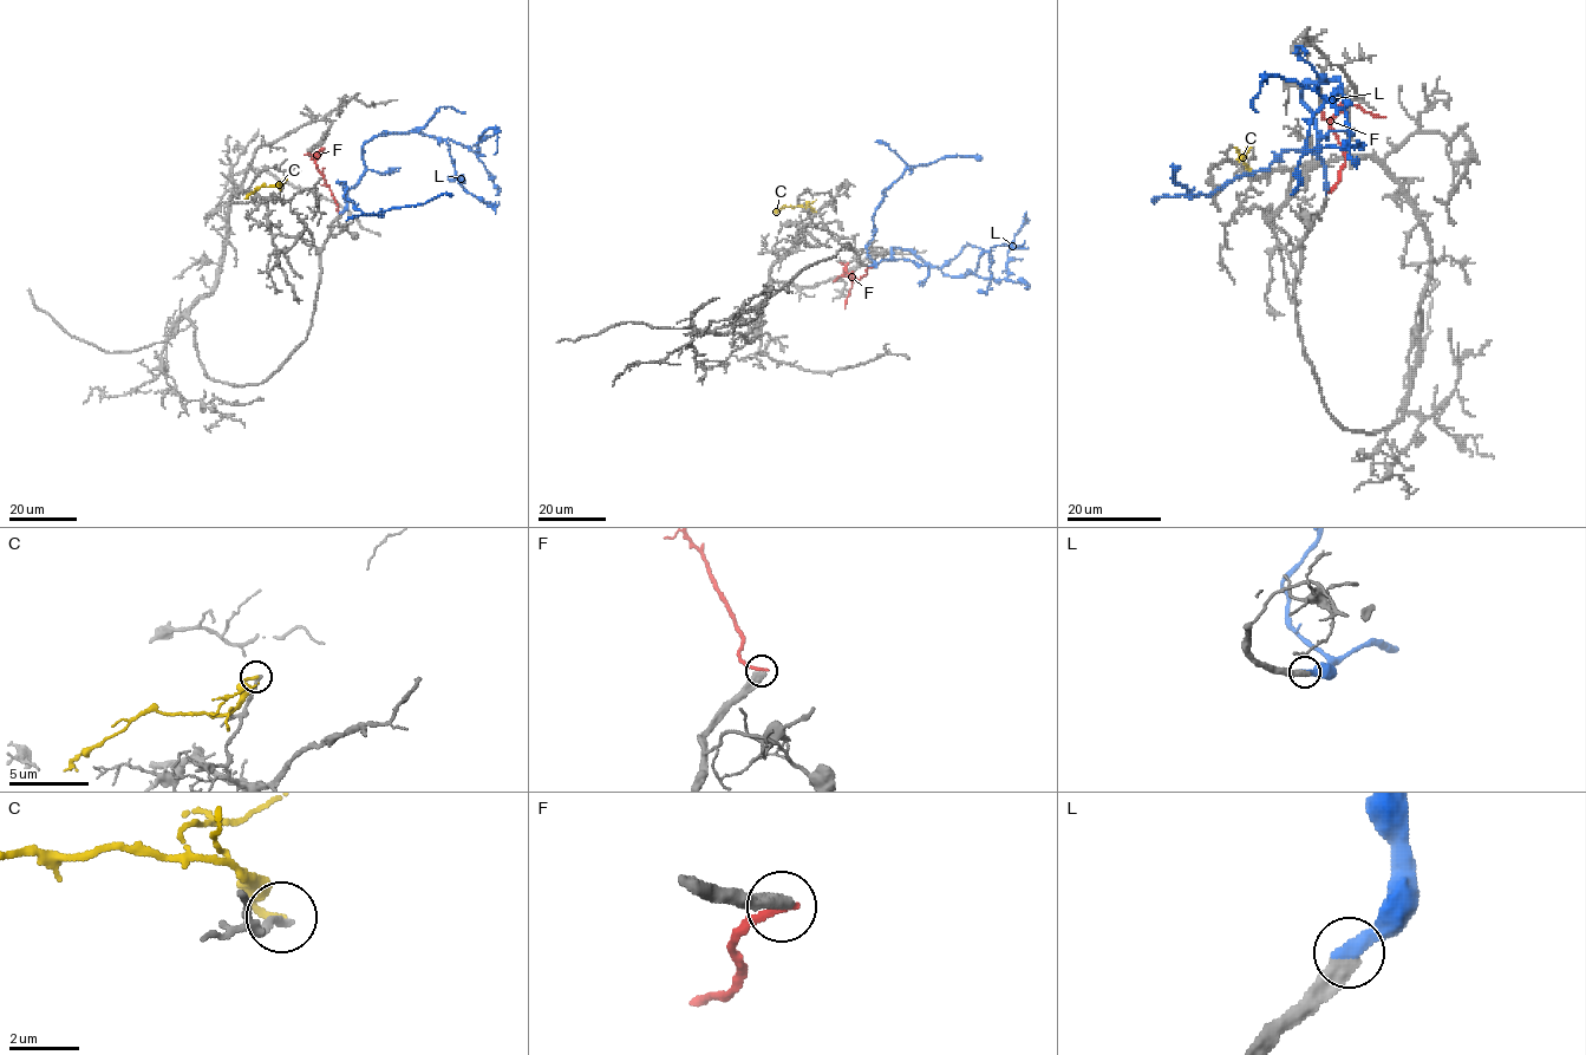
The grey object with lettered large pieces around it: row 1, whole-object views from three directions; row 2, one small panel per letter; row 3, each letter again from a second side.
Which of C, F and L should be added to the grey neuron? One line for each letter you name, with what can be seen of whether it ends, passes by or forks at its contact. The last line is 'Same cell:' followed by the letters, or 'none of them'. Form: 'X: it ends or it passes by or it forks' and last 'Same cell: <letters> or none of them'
L: it ends
Same cell: L

